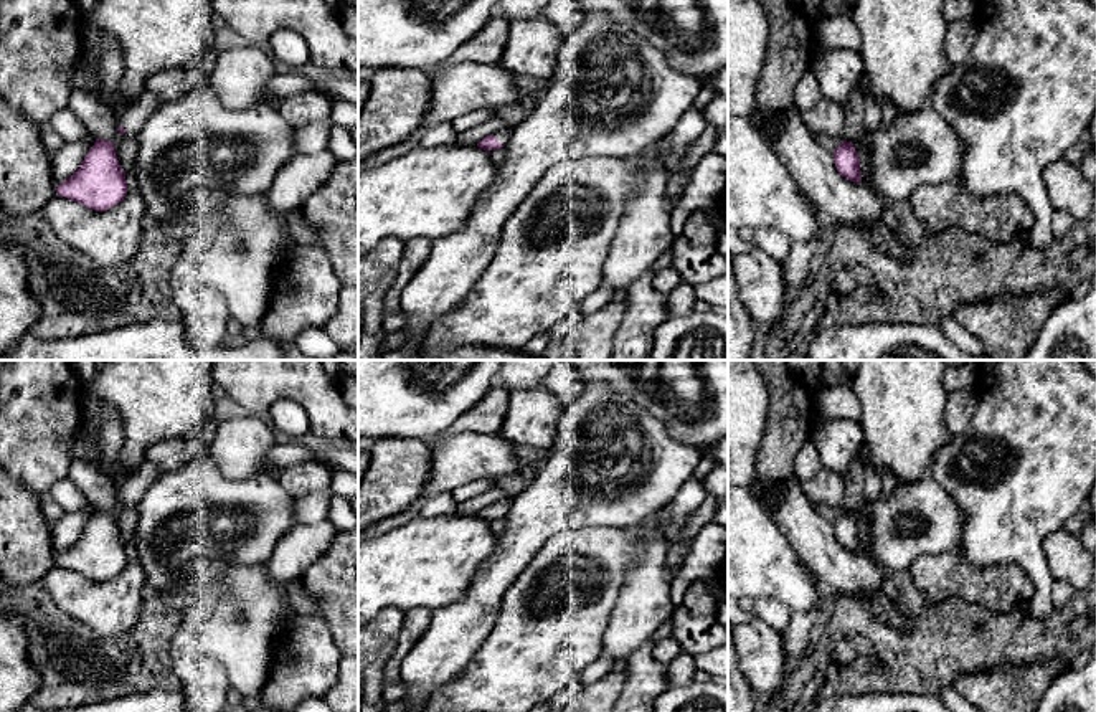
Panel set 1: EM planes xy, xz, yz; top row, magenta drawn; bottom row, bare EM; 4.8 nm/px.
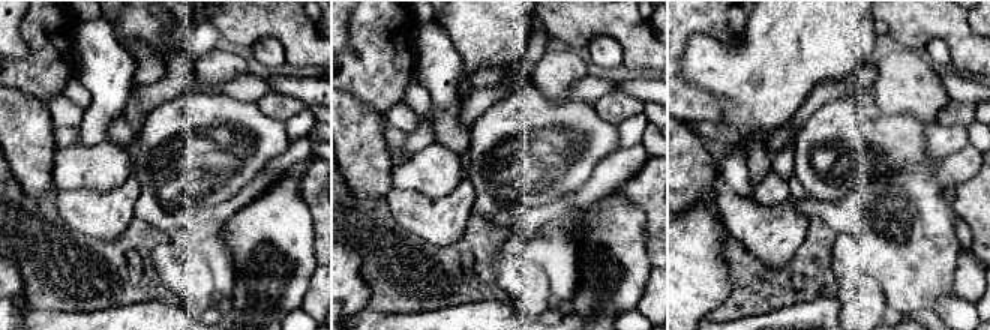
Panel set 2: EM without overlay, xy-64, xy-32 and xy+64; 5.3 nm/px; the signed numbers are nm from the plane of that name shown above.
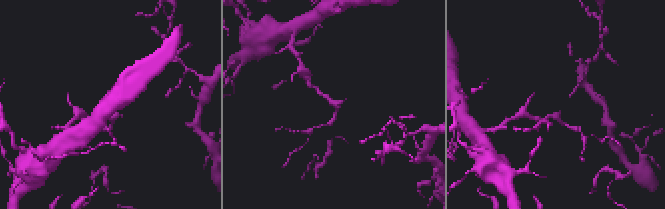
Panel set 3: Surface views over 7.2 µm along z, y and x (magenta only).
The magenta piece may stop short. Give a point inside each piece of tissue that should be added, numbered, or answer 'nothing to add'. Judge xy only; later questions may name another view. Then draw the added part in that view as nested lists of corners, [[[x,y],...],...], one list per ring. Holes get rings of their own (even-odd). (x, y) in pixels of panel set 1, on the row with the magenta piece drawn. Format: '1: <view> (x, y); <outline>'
1: xy (132, 118); [[[145,91],[135,102],[119,112],[119,126],[125,129],[127,135],[135,135],[145,119],[152,116],[160,106],[160,101]]]

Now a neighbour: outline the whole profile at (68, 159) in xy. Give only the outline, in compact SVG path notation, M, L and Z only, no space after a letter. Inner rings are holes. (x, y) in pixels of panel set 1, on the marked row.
M91 135L89 139L66 144L58 154L51 155L51 169L56 188L79 169L94 142L96 137Z

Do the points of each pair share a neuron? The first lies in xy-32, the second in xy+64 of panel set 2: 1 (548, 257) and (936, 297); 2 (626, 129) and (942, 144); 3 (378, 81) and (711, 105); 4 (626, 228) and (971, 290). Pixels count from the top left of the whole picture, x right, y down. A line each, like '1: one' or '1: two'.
1: one
2: one
3: one
4: one

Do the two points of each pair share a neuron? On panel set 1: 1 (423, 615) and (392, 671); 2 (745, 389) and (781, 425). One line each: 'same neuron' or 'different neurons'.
1: same neuron
2: different neurons

